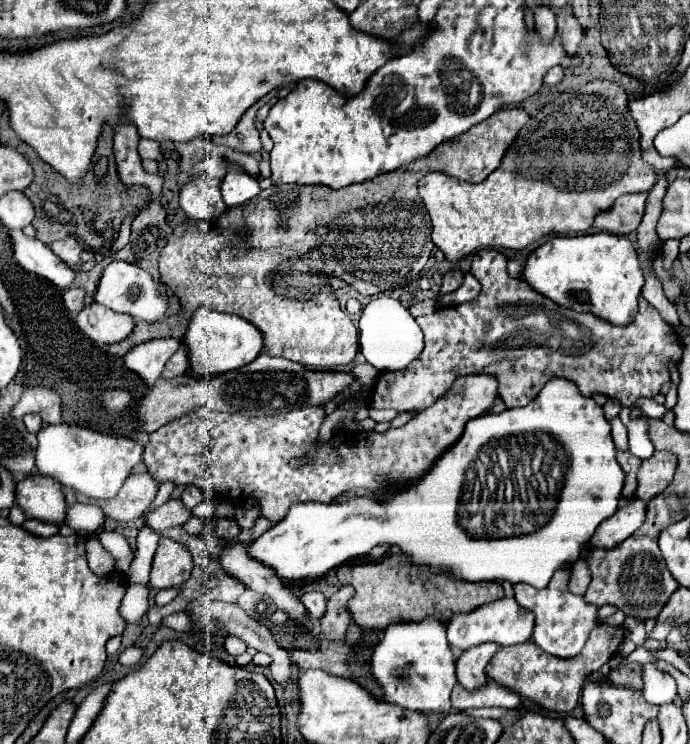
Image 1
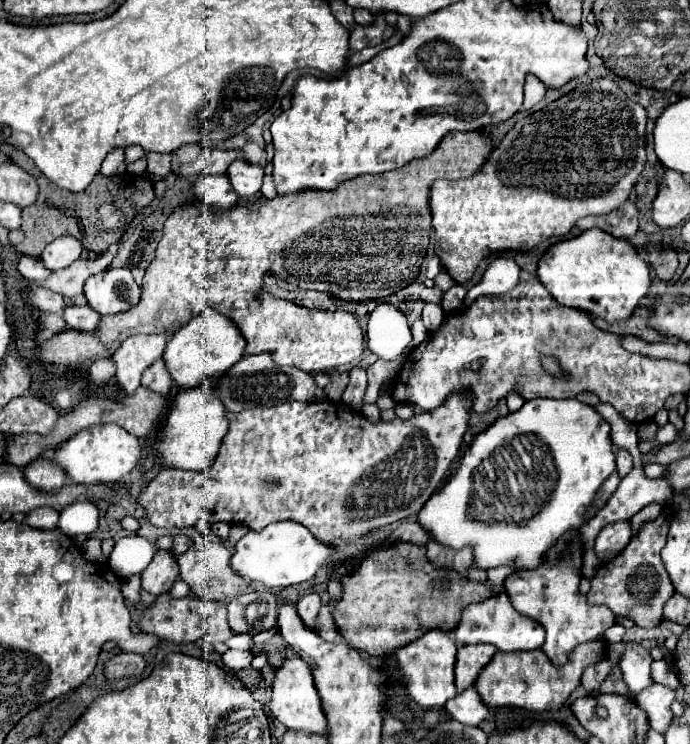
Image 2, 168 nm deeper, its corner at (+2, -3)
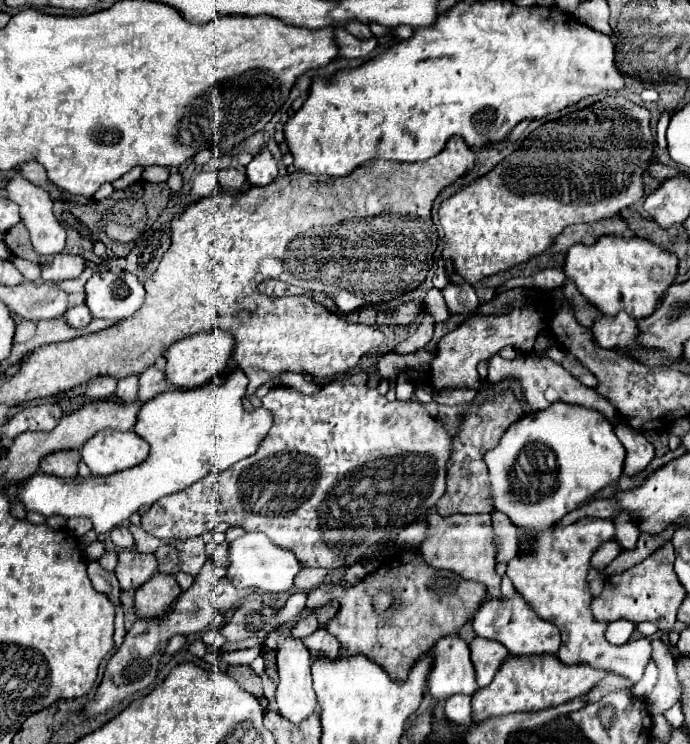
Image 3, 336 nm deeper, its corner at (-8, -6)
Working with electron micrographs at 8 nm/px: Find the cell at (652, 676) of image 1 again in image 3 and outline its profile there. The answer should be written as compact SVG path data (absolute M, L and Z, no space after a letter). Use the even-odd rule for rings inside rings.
M584 516L570 526L556 528L552 532L536 532L530 536L530 550L514 556L508 562L506 574L514 588L528 600L528 604L548 622L556 624L562 632L562 662L564 664L588 664L596 670L614 672L618 676L638 682L650 662L650 640L630 640L622 646L614 646L604 638L606 622L594 620L590 612L590 590L586 574L590 570L590 558L606 540L616 540L616 528L612 520Z

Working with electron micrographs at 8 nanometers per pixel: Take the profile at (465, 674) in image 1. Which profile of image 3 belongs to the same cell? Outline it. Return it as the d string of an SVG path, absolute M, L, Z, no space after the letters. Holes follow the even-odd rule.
M474 638L470 642L470 654L472 654L480 688L488 686L494 680L498 668L508 658L508 650L500 642L486 640L486 638Z

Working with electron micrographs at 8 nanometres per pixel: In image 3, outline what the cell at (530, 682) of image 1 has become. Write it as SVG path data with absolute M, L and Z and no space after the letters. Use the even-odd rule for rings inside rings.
M552 654L540 656L508 656L498 674L486 688L478 688L472 696L474 714L506 716L514 712L538 712L544 708L560 706L578 696L586 696L602 678L604 670L594 670L586 664L566 666Z

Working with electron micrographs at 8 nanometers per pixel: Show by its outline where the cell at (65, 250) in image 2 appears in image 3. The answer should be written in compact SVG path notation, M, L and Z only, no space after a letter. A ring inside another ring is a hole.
M56 254L48 264L42 264L40 278L46 282L62 282L70 278L78 278L84 270L84 258L72 254Z

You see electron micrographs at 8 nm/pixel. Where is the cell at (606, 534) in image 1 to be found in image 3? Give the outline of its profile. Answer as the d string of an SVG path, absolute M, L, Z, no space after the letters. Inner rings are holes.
M610 540L610 542L602 544L602 546L594 552L594 556L592 556L592 568L604 570L618 554L620 554L620 544L618 544L618 542Z

